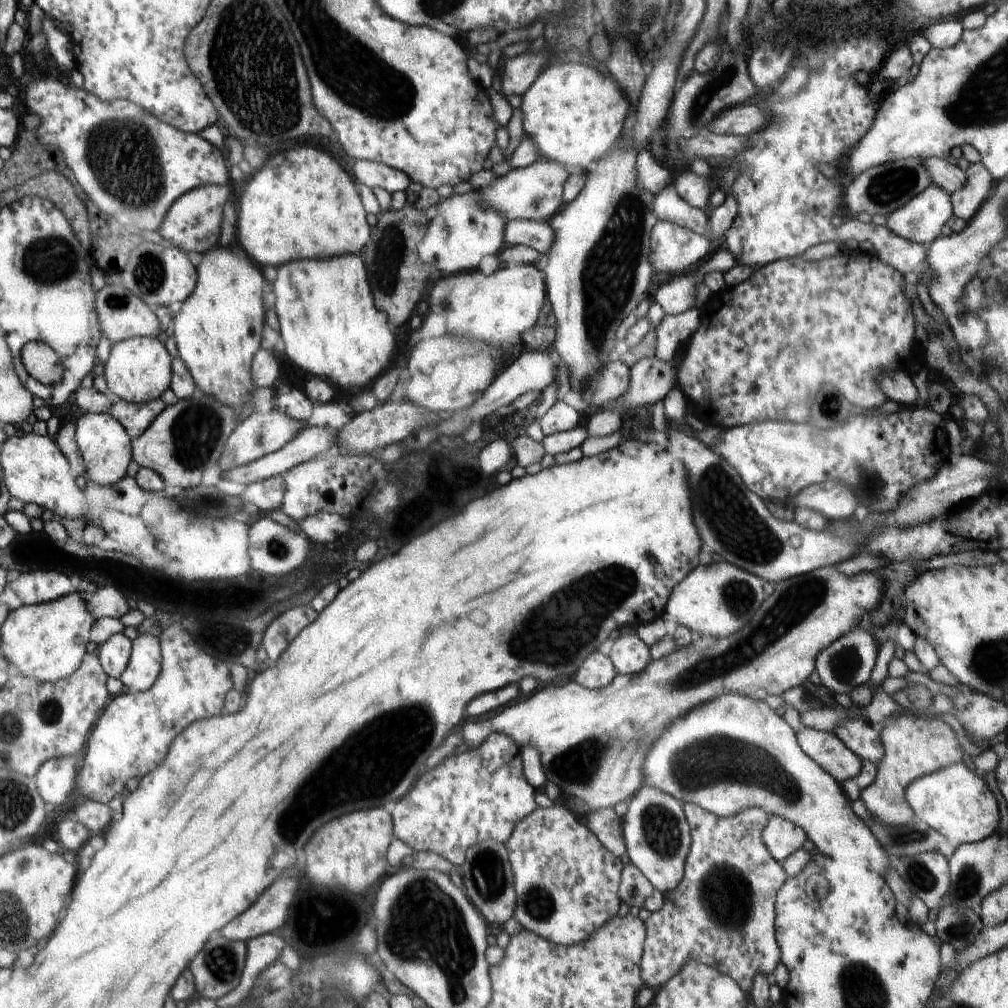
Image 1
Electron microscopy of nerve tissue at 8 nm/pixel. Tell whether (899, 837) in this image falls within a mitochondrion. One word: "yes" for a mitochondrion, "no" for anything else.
yes

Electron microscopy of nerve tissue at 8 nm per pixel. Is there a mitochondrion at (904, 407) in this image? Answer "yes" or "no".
no

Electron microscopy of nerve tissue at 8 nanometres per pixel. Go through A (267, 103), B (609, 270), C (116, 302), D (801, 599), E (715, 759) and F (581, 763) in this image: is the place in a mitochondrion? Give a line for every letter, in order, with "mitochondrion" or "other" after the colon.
A: mitochondrion
B: mitochondrion
C: mitochondrion
D: mitochondrion
E: mitochondrion
F: mitochondrion

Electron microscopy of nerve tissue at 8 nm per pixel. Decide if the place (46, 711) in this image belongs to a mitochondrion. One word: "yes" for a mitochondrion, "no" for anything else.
yes

